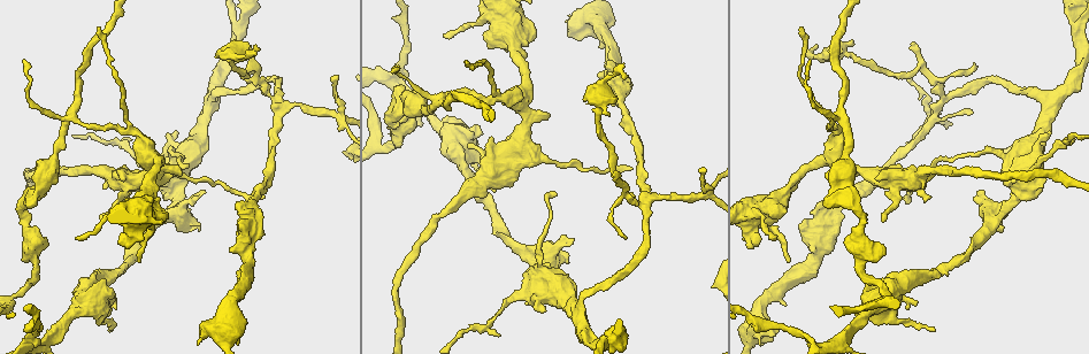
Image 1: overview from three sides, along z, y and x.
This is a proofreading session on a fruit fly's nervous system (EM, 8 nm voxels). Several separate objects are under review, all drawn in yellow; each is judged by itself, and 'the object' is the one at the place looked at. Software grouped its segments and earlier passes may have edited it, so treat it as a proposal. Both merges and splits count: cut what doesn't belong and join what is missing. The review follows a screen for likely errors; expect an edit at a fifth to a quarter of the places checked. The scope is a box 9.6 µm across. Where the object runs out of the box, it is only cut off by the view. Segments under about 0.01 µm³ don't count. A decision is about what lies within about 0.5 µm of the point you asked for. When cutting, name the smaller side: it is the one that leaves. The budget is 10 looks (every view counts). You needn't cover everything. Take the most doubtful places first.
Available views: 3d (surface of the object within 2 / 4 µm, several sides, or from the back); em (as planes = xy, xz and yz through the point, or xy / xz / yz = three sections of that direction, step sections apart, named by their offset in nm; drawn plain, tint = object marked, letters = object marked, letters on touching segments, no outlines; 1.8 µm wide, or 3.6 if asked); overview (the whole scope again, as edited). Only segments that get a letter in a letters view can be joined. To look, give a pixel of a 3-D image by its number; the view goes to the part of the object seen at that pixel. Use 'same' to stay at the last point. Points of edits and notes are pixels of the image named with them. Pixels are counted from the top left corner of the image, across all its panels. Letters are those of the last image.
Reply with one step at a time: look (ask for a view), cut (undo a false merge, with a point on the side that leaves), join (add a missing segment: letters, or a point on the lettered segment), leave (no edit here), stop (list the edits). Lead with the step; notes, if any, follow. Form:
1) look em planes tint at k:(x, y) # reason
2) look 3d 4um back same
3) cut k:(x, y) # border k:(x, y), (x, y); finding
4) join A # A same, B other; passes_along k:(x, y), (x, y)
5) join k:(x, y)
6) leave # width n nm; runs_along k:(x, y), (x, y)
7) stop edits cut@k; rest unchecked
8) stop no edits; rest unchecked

look em yz step 4 tint at 1:(833, 117) # four arms meet

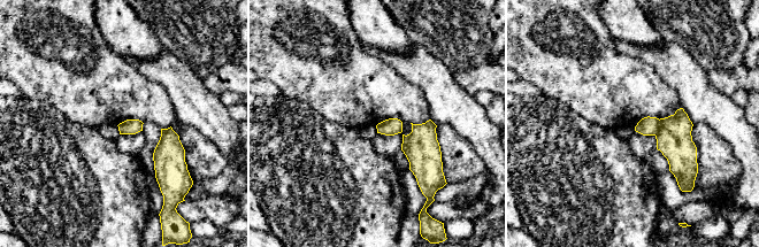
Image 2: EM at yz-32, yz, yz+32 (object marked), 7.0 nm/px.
look em planes letters same # another direction

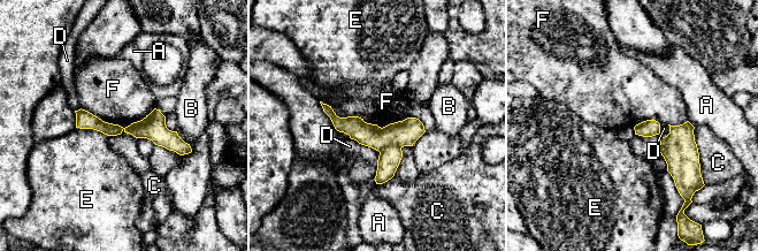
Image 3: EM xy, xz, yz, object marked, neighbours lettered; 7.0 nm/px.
cut 3:(389, 159) # width 120 nm; A other, B other, C other, D other, E other, F other; border 3:(400, 146), (385, 146), (378, 151); two neurons meet here

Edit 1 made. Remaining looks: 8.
look overview # see it whole again

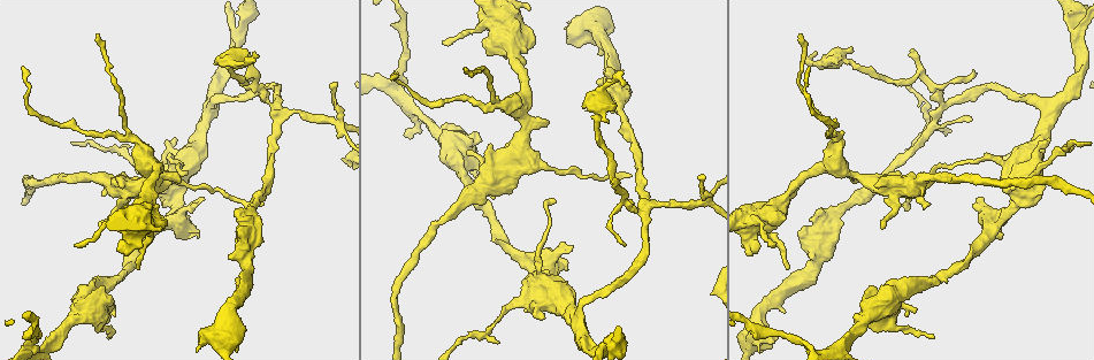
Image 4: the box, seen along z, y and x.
look 3d 2um at 4:(468, 151) # free end

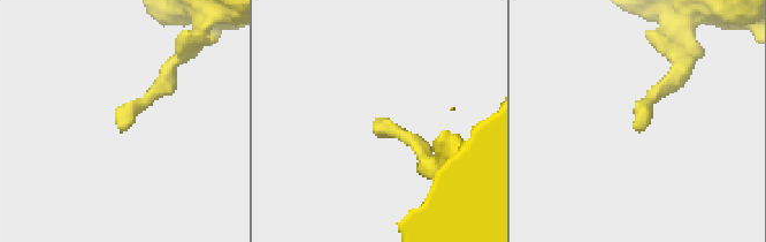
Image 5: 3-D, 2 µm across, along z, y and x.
look em xy step 16 tint at 5:(120, 129) # need the tissue

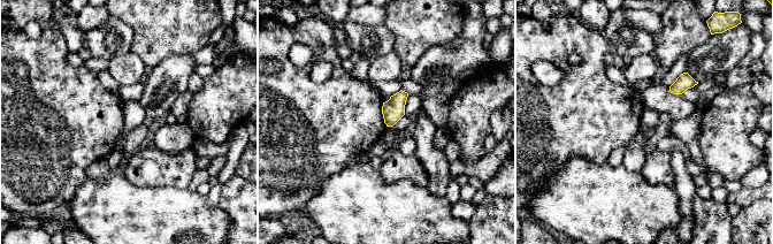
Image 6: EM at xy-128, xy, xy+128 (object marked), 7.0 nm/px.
look em planes letters same

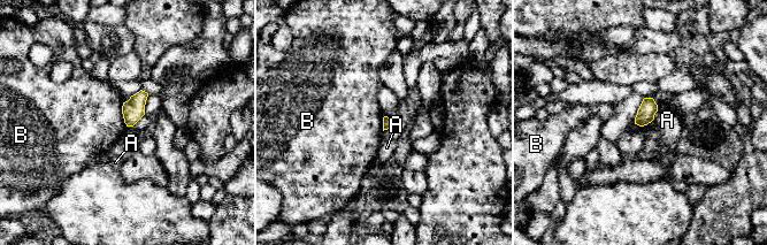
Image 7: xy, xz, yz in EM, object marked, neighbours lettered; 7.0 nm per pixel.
leave # A other, B other; border 7:(122, 102), (122, 117), (127, 127); none of them fits

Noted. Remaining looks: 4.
stop edits cut@3; rest unchecked

